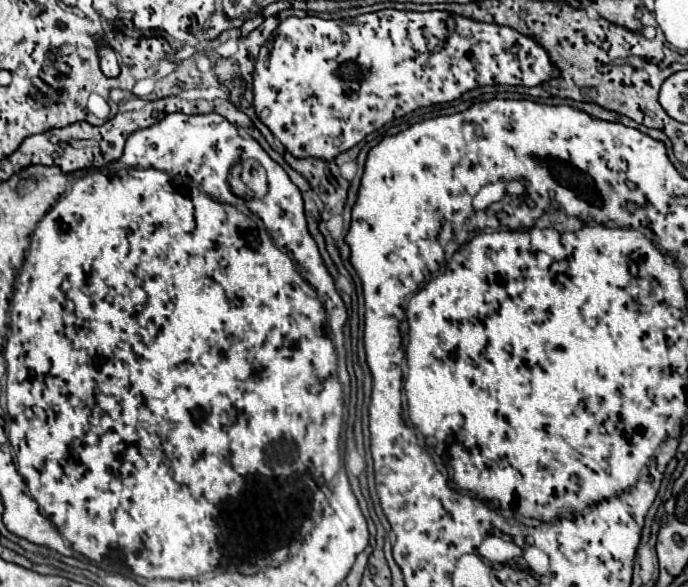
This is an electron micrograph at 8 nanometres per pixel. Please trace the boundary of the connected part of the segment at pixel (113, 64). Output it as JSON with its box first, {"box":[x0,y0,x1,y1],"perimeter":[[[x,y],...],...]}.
{"box":[98,40,120,76],"perimeter":[[[98,40],[98,52],[100,52],[100,68],[102,68],[102,72],[106,76],[118,76],[120,68],[118,68],[114,50],[108,44],[104,44],[104,40]]]}

